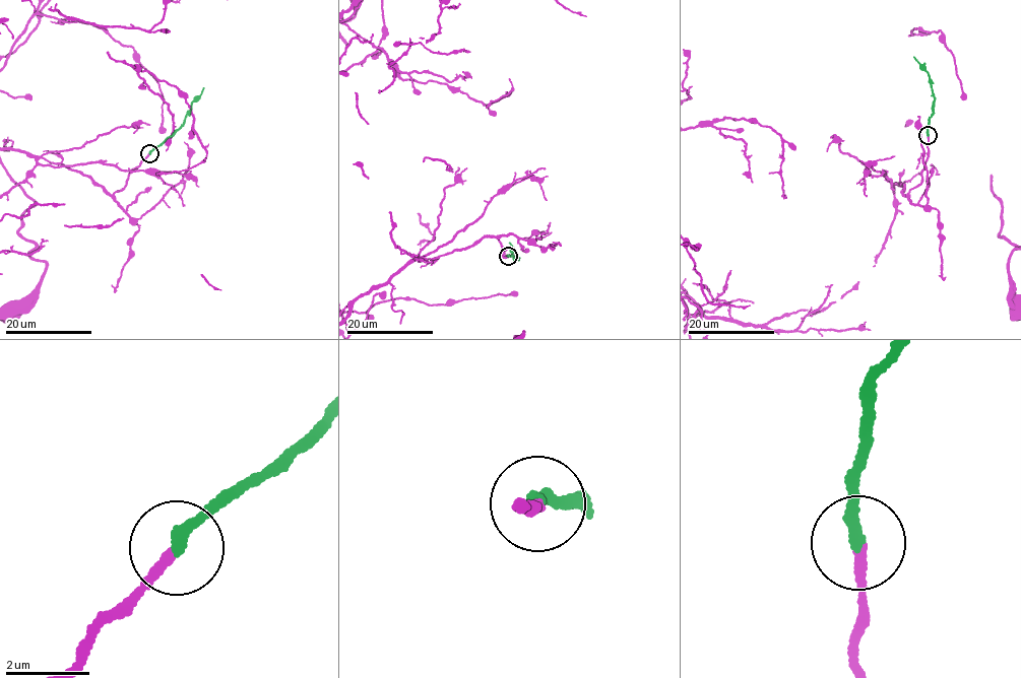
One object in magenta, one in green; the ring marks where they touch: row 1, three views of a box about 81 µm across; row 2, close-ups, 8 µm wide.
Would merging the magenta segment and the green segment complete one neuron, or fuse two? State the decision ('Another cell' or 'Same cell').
Same cell

